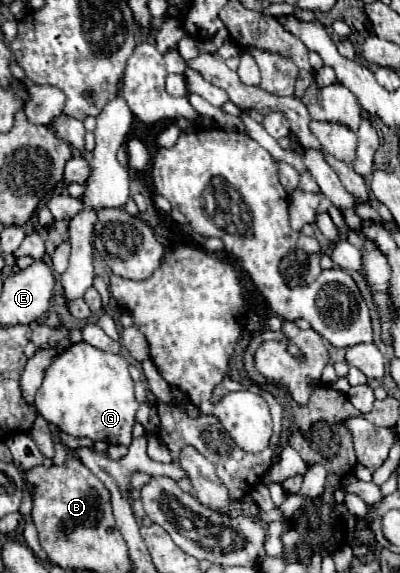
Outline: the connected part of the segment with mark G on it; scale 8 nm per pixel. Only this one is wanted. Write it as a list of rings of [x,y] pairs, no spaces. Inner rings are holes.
[[[81,342],[73,344],[53,360],[45,372],[41,388],[37,390],[35,406],[49,424],[71,436],[129,446],[139,402],[133,394],[133,378],[129,376],[127,362],[117,354]]]

